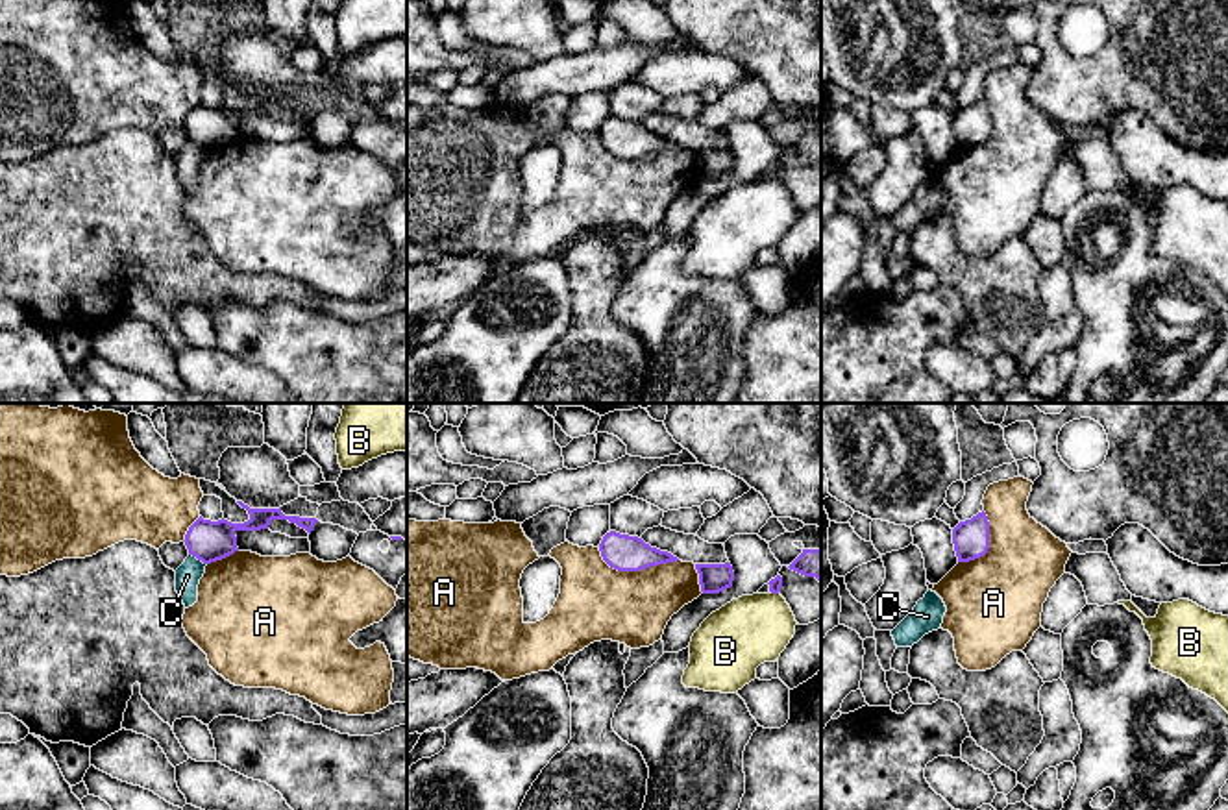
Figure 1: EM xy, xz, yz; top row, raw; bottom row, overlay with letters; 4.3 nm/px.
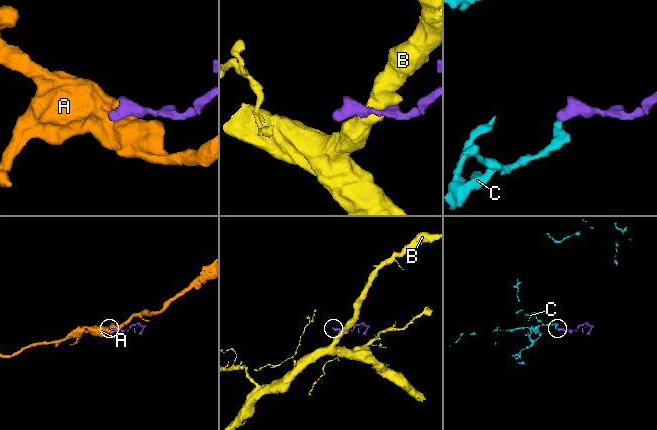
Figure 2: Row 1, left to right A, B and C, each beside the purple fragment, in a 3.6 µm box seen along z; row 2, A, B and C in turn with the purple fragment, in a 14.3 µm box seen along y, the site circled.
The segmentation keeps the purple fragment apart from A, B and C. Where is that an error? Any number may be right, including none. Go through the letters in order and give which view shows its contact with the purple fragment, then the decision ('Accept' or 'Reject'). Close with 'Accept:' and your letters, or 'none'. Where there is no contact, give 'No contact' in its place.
A: Touches purple in xz. Reject
B: Touches purple in xz. Reject
C: Touches purple in xy. Reject
Accept: none

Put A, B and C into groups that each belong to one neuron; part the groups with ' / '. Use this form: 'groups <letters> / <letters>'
groups A / B / C

